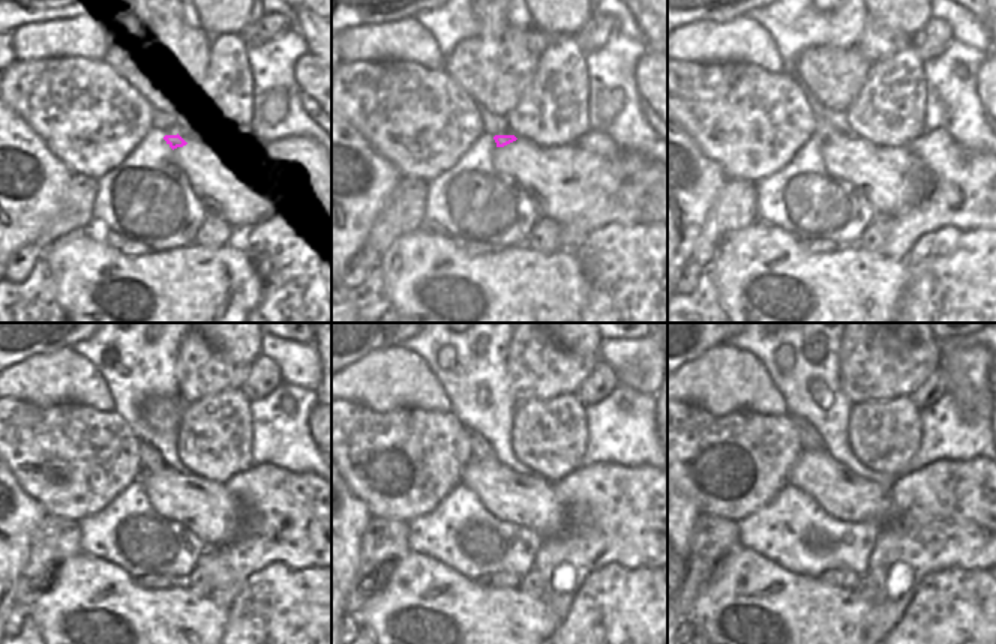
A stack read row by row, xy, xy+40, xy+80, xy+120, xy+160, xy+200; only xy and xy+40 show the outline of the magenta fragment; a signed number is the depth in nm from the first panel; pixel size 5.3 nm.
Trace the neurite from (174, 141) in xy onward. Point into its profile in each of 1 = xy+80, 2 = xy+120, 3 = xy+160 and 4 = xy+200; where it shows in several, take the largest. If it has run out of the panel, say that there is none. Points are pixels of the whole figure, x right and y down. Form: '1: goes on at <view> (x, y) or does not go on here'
1: goes on at xy+80 (822, 129)
2: goes on at xy+120 (150, 461)
3: goes on at xy+160 (482, 449)
4: goes on at xy+200 (810, 439)

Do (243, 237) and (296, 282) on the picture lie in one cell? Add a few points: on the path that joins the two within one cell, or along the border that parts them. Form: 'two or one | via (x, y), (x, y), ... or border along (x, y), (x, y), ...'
one | via (257, 243), (282, 269)

